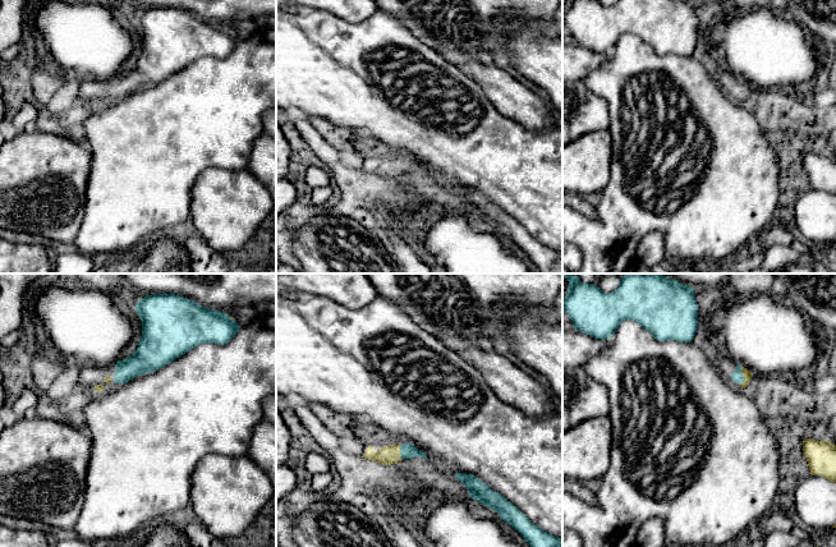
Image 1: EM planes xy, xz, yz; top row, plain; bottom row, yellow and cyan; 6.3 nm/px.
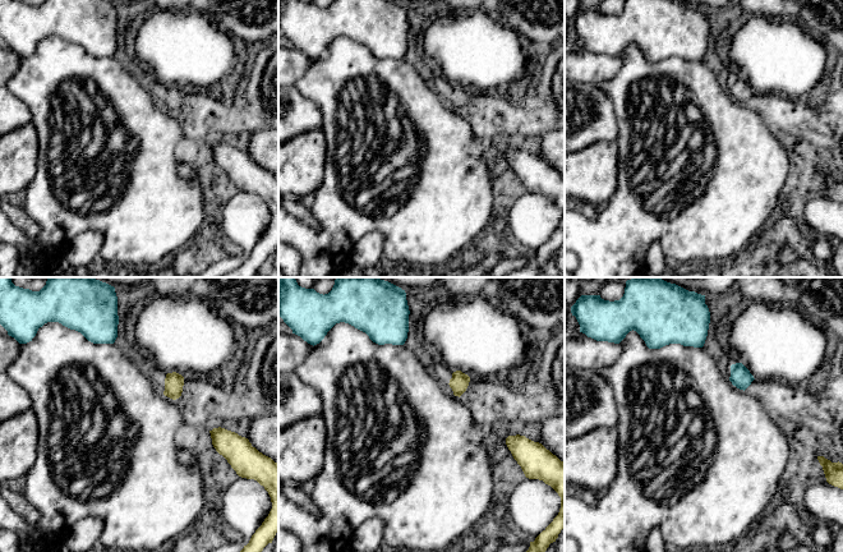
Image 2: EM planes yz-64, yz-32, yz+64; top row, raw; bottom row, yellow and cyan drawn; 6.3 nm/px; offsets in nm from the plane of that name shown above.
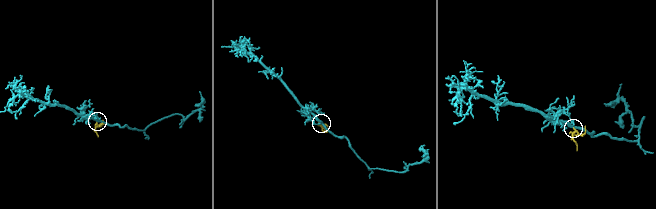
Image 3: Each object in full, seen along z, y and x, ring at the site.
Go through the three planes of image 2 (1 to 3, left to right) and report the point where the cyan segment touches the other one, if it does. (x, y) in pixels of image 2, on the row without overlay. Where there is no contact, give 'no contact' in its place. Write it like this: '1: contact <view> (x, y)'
1: no contact
2: no contact
3: no contact

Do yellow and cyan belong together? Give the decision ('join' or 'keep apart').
join

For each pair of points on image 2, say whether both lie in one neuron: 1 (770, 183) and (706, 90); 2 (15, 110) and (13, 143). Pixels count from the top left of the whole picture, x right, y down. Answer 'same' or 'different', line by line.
1: same
2: different

